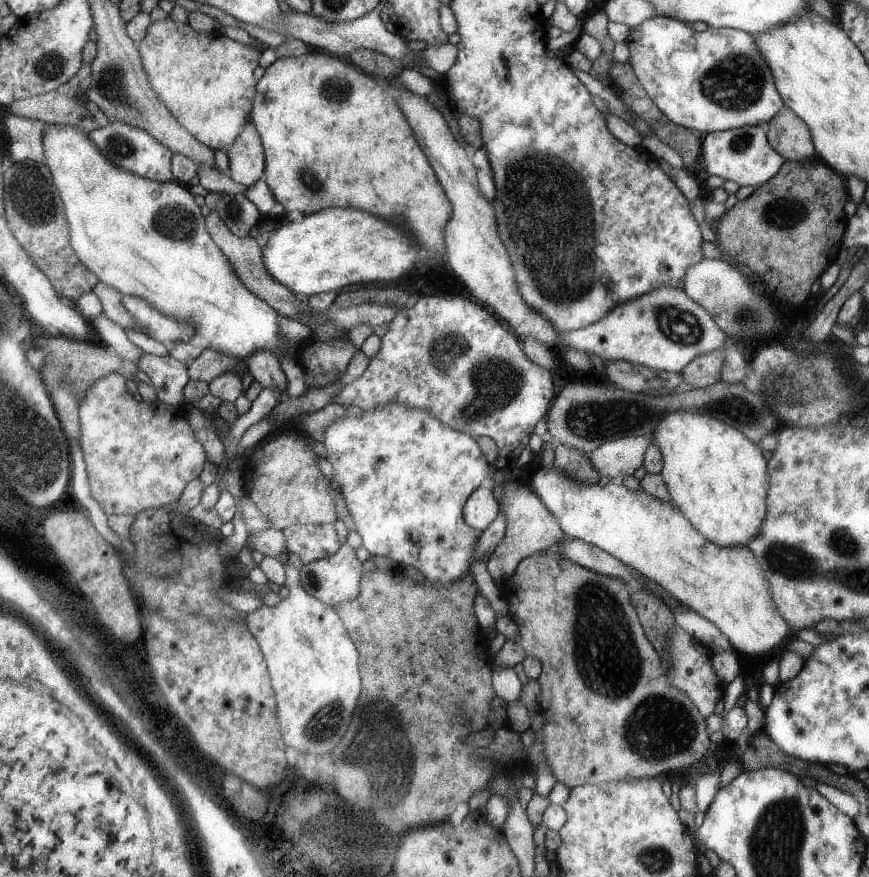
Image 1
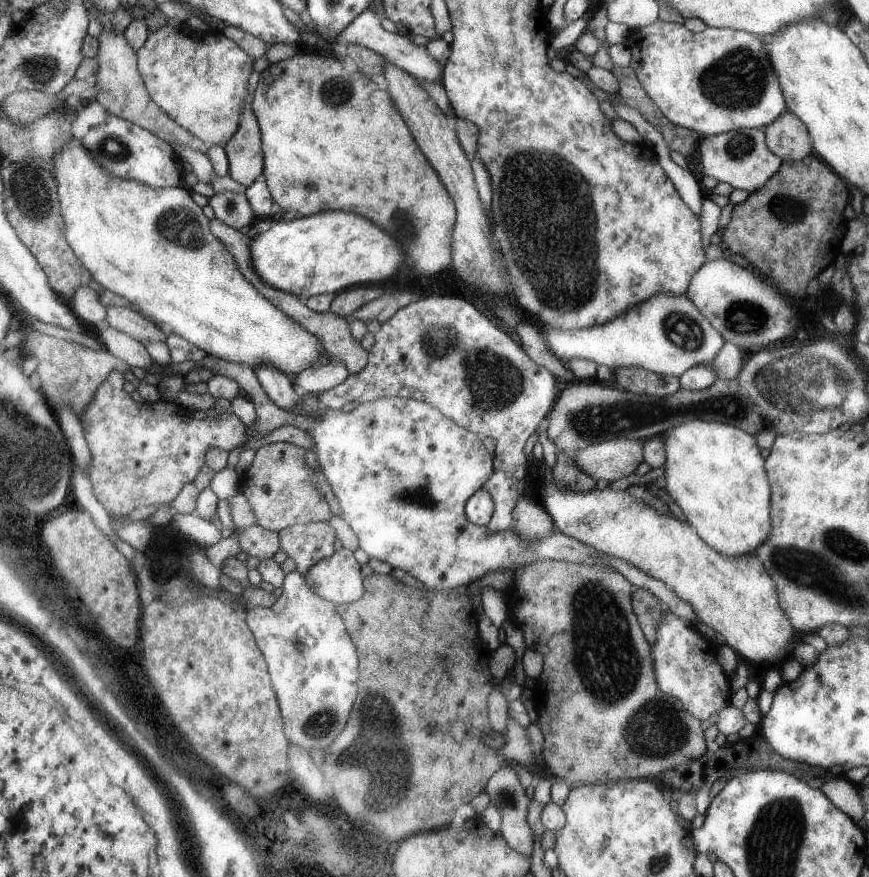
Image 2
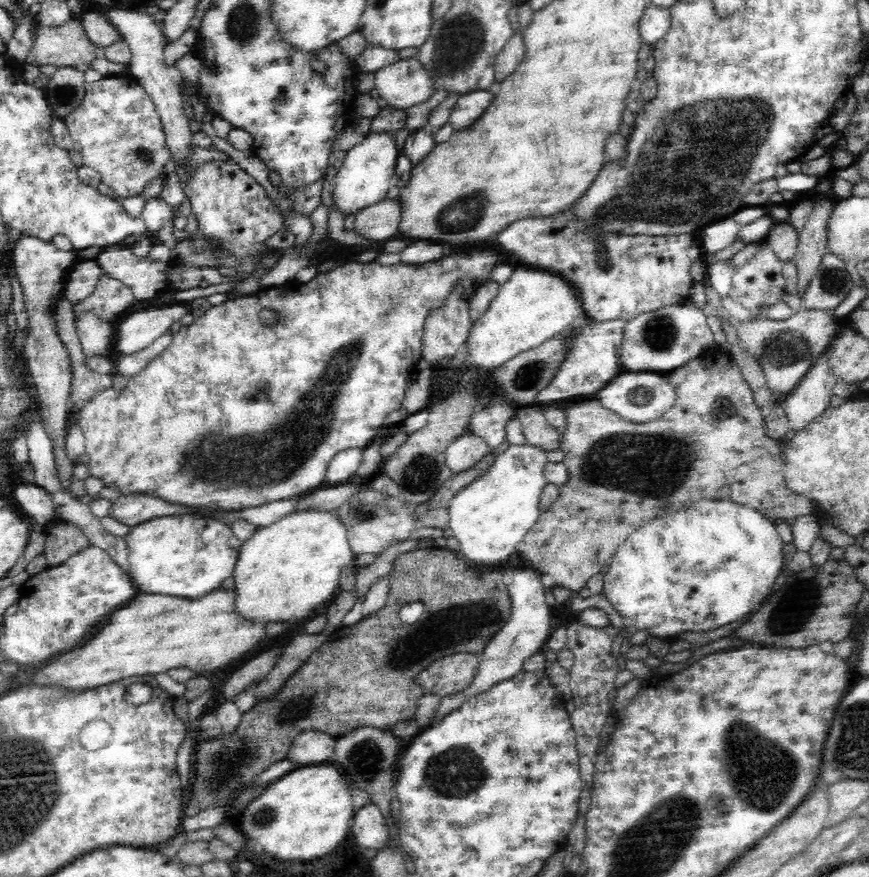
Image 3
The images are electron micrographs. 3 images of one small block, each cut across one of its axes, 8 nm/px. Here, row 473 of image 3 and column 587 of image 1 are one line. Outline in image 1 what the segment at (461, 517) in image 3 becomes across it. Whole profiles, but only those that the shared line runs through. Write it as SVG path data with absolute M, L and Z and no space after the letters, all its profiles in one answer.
M554 465L551 468L538 467L531 476L529 486L540 497L543 506L554 515L566 537L601 548L632 570L662 586L676 601L712 622L728 638L742 660L753 662L764 654L778 654L784 640L790 640L791 626L782 618L777 603L773 601L770 583L766 580L762 566L758 564L757 555L747 546L722 548L710 542L674 504L652 496L643 489L633 491L616 480L606 486L600 486L598 482L584 484L576 482L576 478L570 478Z

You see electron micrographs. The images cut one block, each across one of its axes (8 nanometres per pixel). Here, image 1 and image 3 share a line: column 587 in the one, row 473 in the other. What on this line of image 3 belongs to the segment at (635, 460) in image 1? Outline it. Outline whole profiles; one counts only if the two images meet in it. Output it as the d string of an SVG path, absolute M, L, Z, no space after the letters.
M468 431L456 437L446 447L445 463L452 474L472 468L481 458L490 453L490 447L484 439Z

